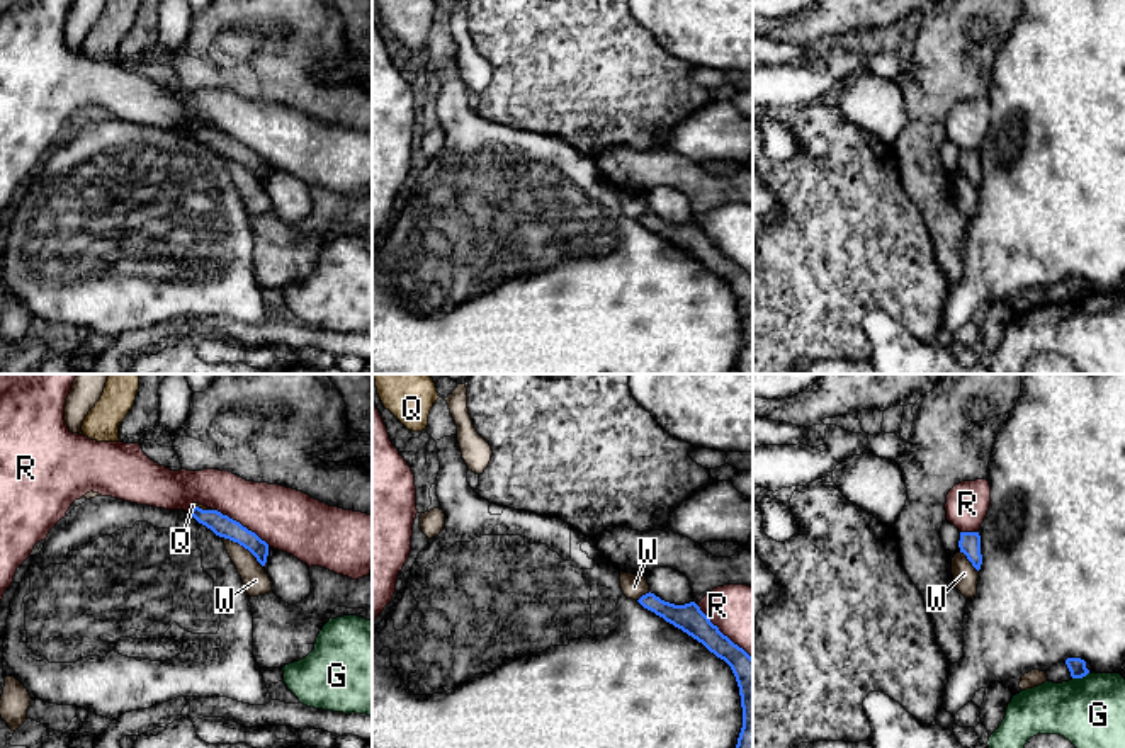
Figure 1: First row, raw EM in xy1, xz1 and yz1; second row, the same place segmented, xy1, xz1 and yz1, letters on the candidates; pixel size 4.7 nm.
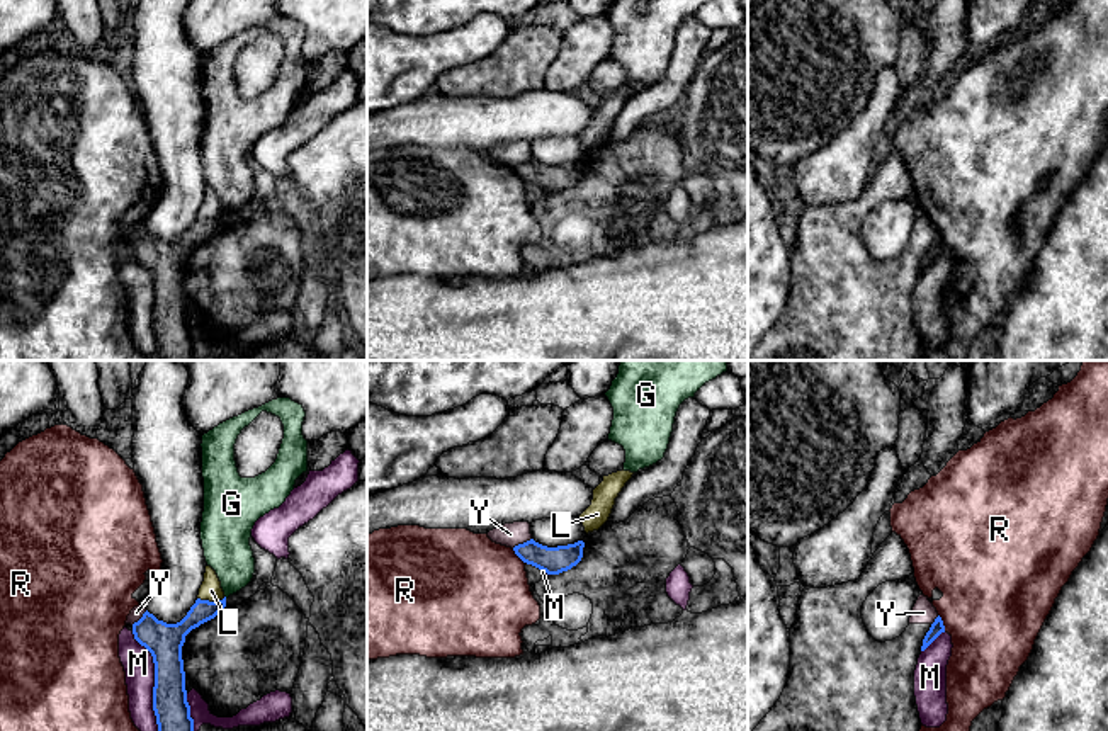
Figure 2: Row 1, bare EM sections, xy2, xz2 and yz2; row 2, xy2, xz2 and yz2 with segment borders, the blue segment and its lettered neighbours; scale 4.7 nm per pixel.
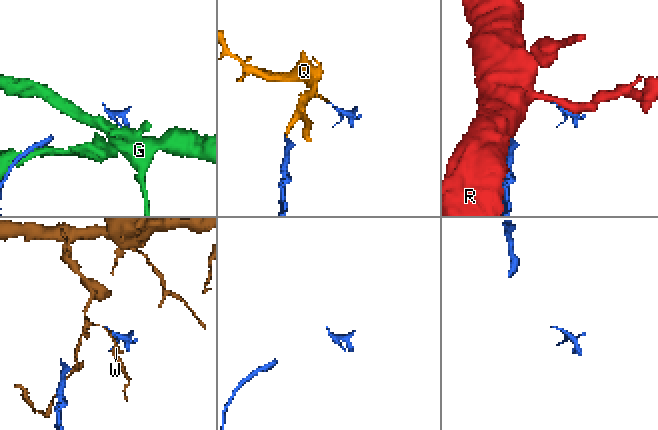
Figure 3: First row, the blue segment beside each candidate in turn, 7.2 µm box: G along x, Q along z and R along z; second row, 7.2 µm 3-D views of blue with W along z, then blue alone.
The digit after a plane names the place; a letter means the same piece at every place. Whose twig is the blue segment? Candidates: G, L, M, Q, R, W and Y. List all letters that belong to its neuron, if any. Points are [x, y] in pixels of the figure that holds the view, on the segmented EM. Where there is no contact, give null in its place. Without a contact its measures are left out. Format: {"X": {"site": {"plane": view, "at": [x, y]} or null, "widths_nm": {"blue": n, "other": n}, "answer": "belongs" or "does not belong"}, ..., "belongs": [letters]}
{"G": {"site": {"plane": "yz1", "at": [1079, 677]}, "widths_nm": {"blue": 80, "other": 320}, "answer": "does not belong"}, "L": {"site": {"plane": "xy2", "at": [211, 602]}, "widths_nm": {"blue": 130, "other": 100}, "answer": "does not belong"}, "M": {"site": {"plane": "xy2", "at": [155, 680]}, "widths_nm": {"blue": 170, "other": 140}, "answer": "does not belong"}, "Q": {"site": {"plane": "xy1", "at": [201, 509]}, "widths_nm": {"blue": 100, "other": 20}, "answer": "does not belong"}, "R": {"site": {"plane": "xz1", "at": [719, 631]}, "widths_nm": {"blue": 150, "other": 280}, "answer": "does not belong"}, "W": {"site": {"plane": "xy1", "at": [243, 546]}, "widths_nm": {"blue": 100, "other": 120}, "answer": "belongs"}, "Y": {"site": {"plane": "xz2", "at": [520, 544]}, "widths_nm": {"blue": 130, "other": 110}, "answer": "does not belong"}, "belongs": ["W"]}

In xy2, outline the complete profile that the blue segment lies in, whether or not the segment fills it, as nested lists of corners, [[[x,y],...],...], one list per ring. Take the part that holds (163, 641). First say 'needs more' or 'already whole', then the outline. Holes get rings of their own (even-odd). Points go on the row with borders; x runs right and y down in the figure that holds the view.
already whole | [[[226,597],[218,602],[197,598],[177,624],[158,620],[148,610],[133,624],[134,639],[151,653],[155,663],[153,711],[158,731],[194,731],[182,646],[192,629],[214,619],[224,607]]]

